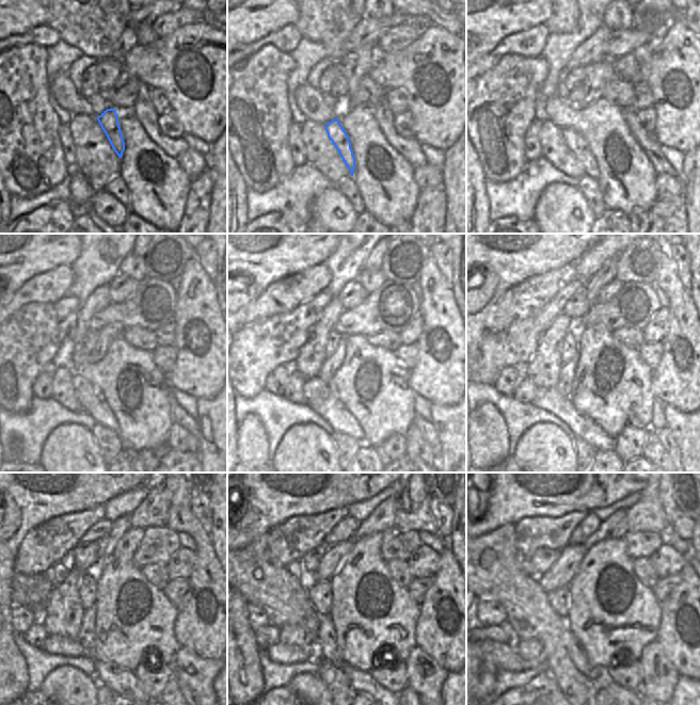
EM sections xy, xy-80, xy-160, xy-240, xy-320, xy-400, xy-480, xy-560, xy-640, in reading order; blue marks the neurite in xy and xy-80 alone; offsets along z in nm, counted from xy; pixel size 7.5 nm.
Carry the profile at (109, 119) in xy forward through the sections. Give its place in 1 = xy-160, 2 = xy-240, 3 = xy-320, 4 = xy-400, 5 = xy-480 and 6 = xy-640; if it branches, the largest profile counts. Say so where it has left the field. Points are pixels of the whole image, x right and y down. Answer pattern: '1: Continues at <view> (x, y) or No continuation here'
1: Continues at xy-160 (573, 140)
2: Continues at xy-240 (102, 415)
3: Continues at xy-320 (339, 418)
4: Continues at xy-400 (582, 427)
5: Continues at xy-480 (121, 682)
6: Continues at xy-640 (614, 689).

